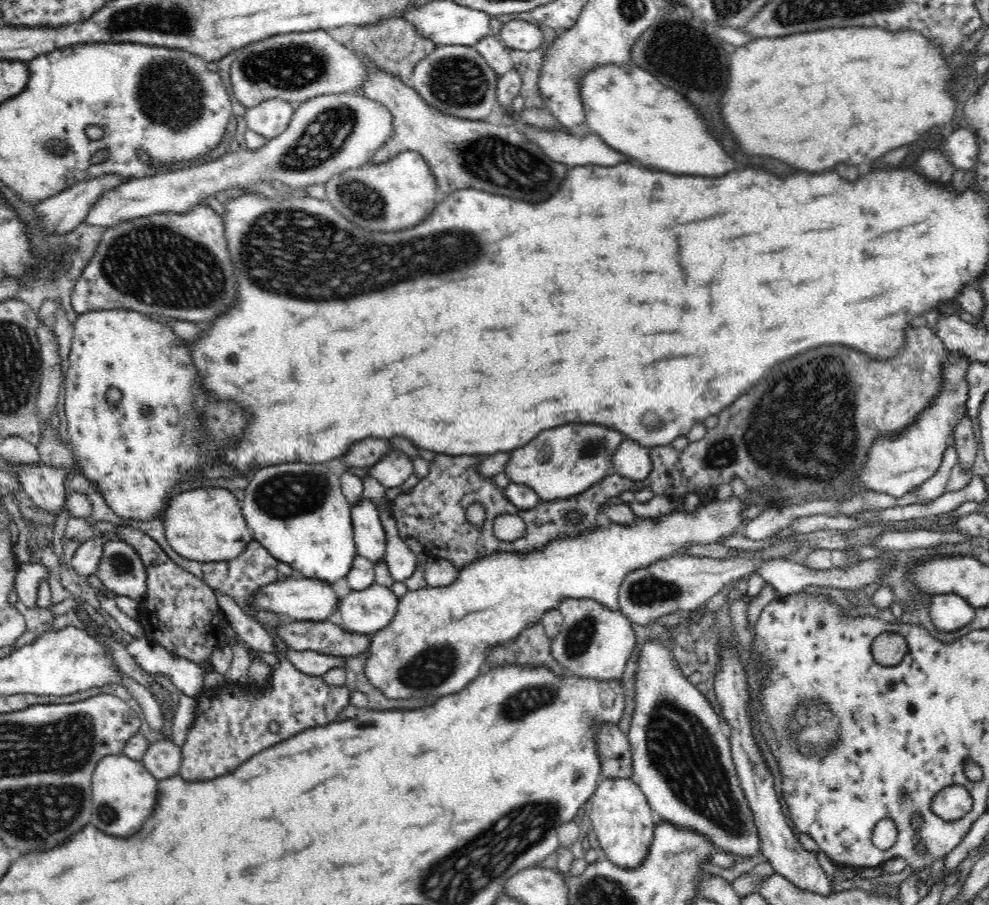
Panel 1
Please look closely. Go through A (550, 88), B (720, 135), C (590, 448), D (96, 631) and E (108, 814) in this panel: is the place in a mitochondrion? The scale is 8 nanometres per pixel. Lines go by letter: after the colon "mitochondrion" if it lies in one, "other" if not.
A: other
B: other
C: mitochondrion
D: other
E: mitochondrion

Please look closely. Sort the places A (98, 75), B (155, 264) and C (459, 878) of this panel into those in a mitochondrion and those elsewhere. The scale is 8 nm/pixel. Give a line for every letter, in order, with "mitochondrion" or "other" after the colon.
A: other
B: mitochondrion
C: mitochondrion

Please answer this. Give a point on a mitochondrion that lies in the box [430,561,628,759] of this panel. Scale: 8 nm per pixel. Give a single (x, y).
(515, 707)

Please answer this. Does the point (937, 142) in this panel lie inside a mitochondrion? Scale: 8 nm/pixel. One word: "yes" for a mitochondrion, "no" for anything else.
no

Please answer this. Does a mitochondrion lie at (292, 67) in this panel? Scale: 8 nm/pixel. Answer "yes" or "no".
yes

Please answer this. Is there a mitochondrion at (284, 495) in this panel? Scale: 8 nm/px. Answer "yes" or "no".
yes

